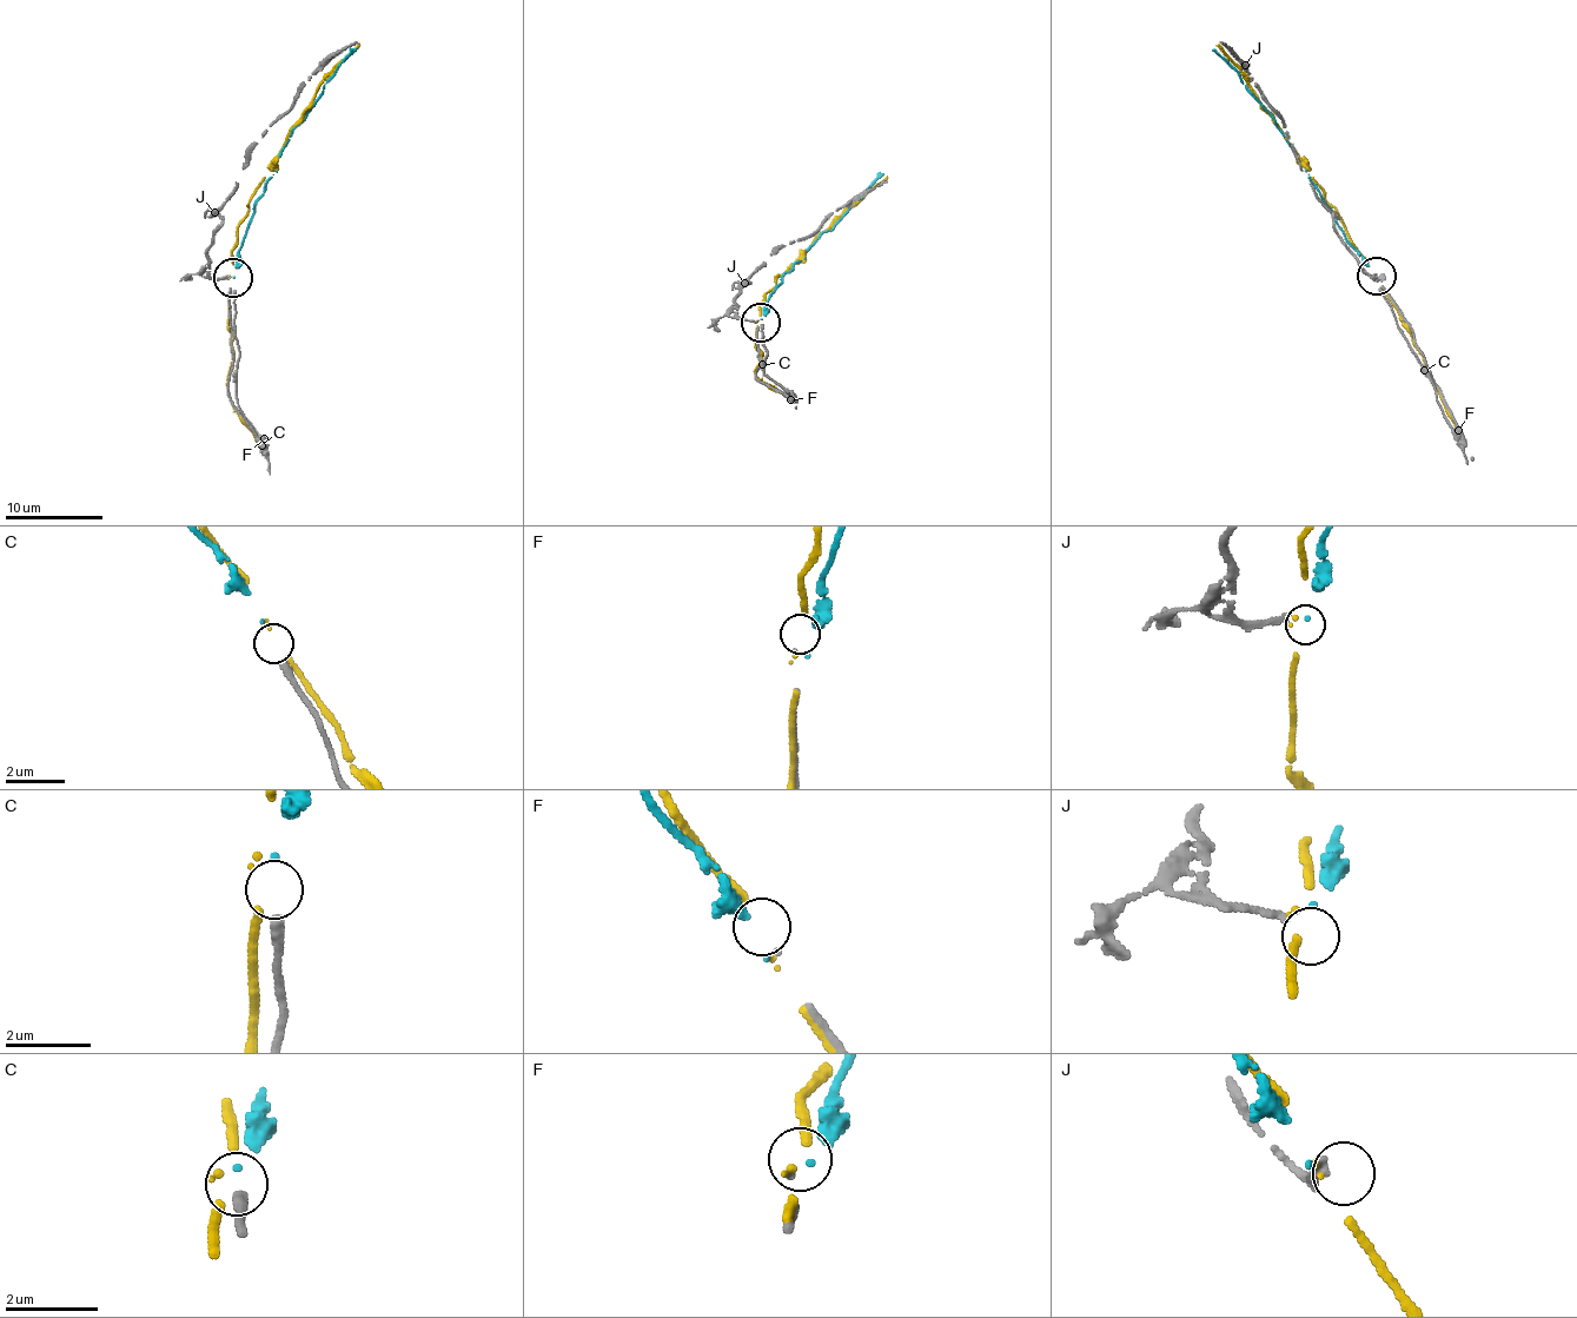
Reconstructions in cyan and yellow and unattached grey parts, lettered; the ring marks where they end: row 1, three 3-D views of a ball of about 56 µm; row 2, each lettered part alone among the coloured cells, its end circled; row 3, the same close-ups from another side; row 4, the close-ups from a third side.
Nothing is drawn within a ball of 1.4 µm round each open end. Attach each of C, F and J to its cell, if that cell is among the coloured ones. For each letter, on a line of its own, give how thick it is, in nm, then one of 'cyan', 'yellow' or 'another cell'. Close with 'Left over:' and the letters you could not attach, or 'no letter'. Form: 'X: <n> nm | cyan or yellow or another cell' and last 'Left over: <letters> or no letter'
C: 240 nm | cyan
F: 50 nm | another cell
J: 150 nm | another cell
Left over: F, J

